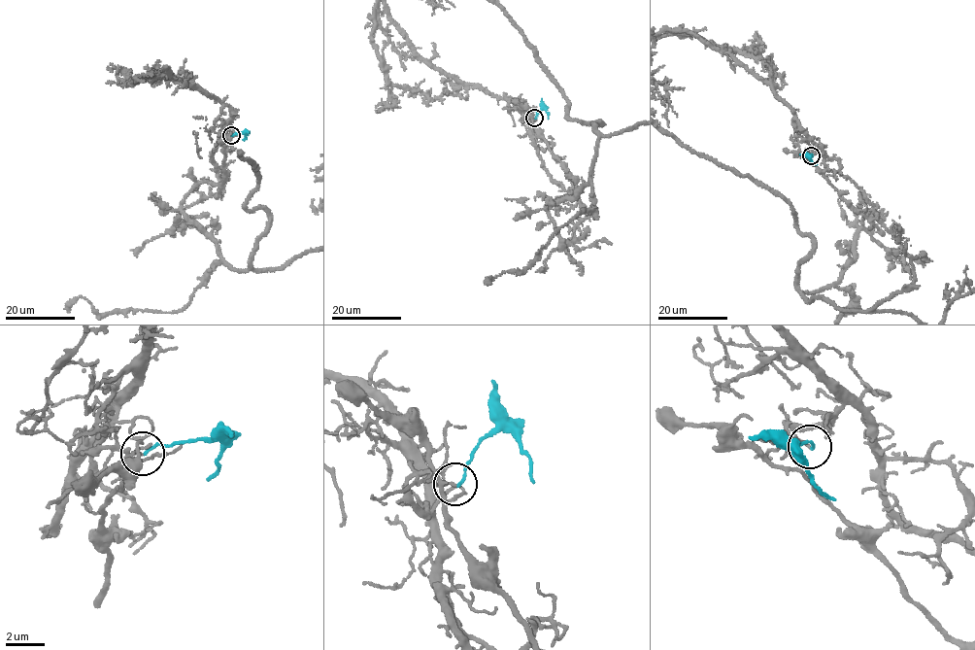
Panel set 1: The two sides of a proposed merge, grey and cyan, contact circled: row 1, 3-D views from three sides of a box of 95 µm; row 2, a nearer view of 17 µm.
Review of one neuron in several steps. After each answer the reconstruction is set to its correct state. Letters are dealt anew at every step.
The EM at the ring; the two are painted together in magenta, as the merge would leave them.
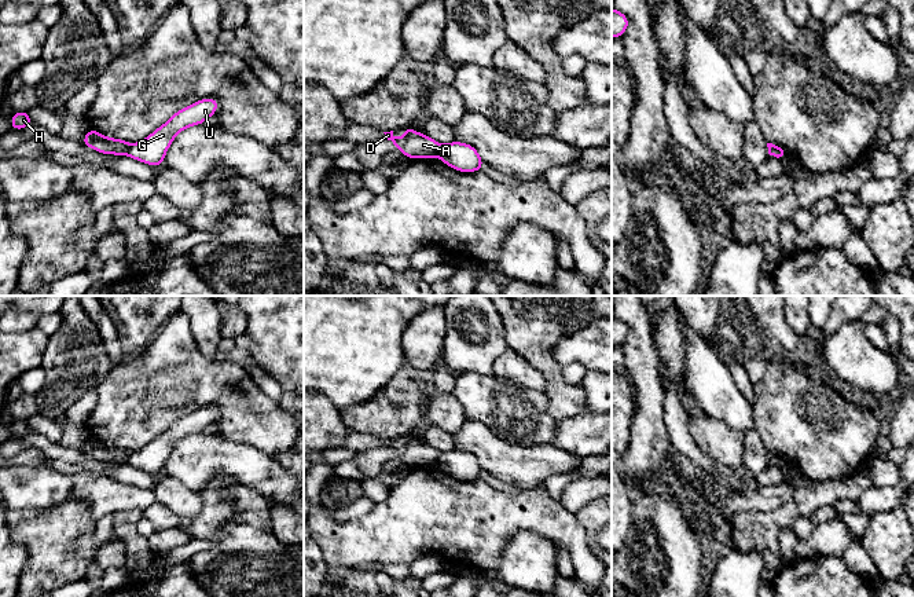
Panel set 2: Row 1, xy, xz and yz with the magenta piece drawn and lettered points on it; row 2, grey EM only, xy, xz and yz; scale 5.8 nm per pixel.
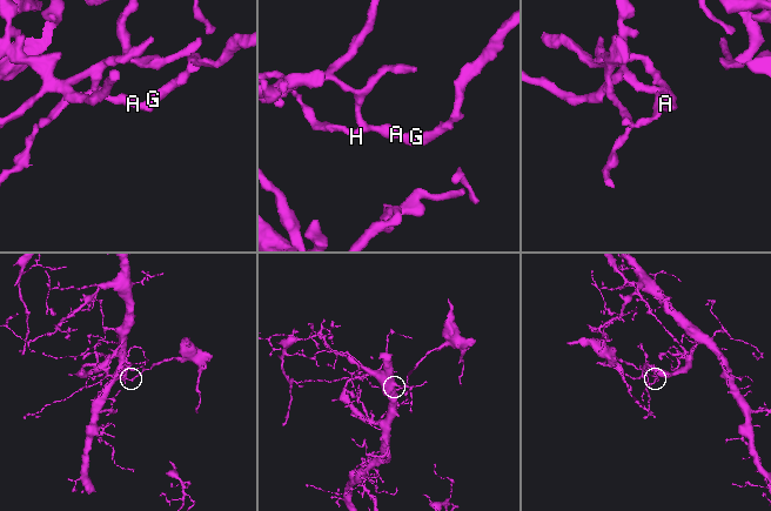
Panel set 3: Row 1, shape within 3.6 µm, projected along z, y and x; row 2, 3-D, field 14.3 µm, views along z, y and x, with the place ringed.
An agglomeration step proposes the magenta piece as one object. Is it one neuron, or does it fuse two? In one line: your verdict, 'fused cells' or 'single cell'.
fused cells

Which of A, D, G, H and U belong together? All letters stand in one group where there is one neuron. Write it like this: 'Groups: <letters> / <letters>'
Groups: A D H / G U

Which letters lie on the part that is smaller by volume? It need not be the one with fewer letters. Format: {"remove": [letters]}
{"remove": ["G", "U"]}

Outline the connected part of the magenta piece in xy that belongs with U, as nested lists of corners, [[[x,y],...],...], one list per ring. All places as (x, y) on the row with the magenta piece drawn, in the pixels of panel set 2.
[[[208,98],[176,111],[170,120],[157,128],[150,136],[132,144],[128,155],[148,165],[161,166],[175,136],[188,127],[203,124],[206,118],[216,114],[217,107],[217,99]]]

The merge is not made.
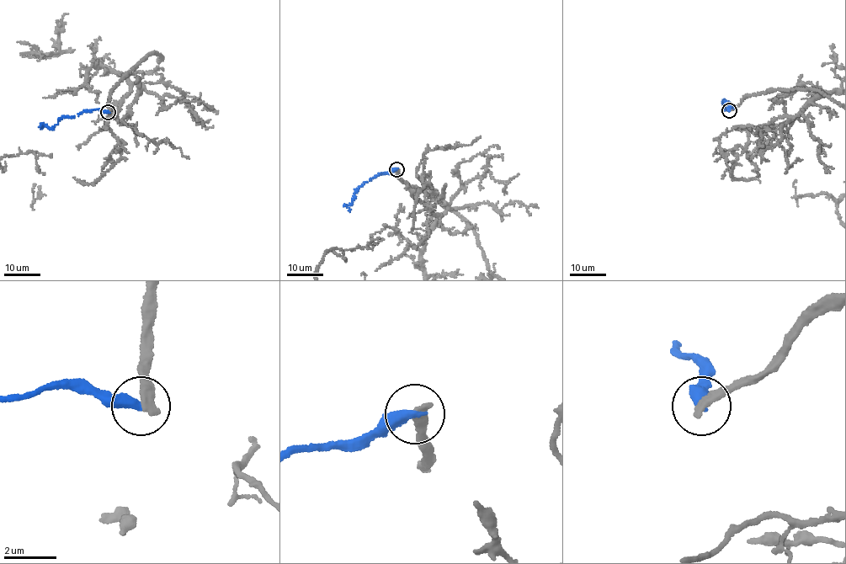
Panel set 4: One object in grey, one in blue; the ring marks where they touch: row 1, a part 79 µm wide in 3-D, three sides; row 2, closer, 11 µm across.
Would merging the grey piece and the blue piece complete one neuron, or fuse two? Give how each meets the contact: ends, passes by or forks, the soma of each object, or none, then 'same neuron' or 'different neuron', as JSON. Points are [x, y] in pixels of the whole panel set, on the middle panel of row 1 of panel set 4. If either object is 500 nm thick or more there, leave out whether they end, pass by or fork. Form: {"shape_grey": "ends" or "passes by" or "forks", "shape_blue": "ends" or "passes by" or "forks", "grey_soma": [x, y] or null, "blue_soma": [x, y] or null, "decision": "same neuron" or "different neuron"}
{"shape_grey": "ends", "shape_blue": "ends", "grey_soma": null, "blue_soma": null, "decision": "different neuron"}

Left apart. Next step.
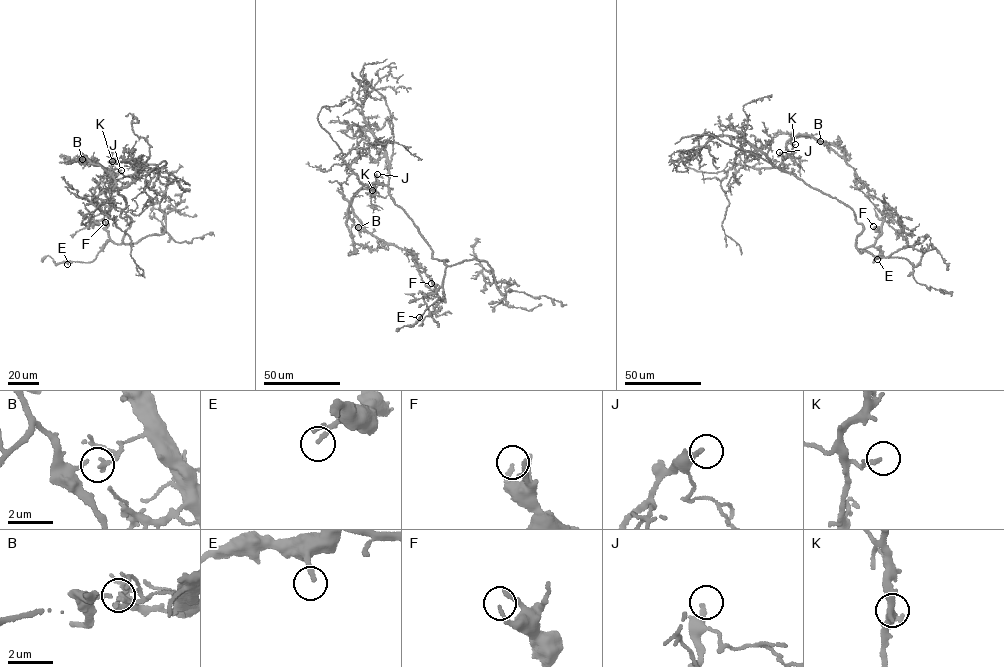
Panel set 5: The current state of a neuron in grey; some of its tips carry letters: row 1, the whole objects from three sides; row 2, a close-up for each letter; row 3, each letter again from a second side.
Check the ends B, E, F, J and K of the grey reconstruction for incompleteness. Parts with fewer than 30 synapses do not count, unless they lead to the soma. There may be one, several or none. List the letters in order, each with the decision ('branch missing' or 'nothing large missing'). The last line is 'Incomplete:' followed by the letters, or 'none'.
B: nothing large missing
E: nothing large missing
F: nothing large missing
J: branch missing
K: nothing large missing
Incomplete: J

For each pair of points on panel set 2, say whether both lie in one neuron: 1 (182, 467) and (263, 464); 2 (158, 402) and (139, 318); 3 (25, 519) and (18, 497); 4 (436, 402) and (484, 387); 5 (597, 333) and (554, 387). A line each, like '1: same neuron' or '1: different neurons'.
1: same neuron
2: different neurons
3: different neurons
4: different neurons
5: different neurons

